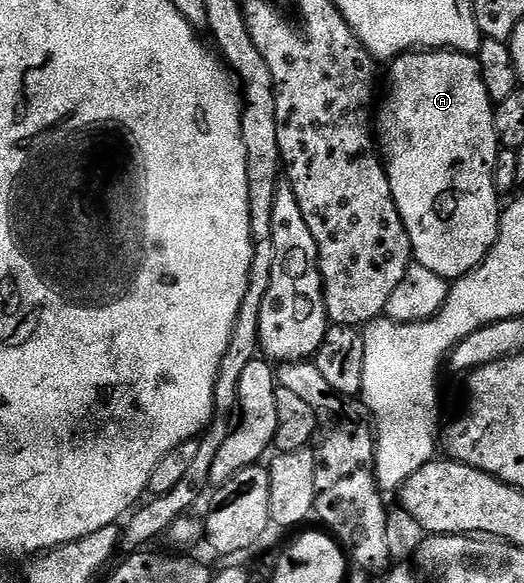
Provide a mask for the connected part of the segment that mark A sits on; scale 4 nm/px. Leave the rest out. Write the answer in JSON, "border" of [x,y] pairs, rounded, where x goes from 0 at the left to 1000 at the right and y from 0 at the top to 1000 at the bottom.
{"border":[[[788,86],[756,98],[746,105],[744,117],[748,117],[748,146],[742,148],[733,173],[729,173],[731,165],[723,173],[721,190],[714,199],[714,226],[721,235],[721,259],[729,269],[733,295],[744,312],[744,333],[752,340],[752,353],[760,353],[760,367],[775,388],[792,451],[811,456],[813,461],[836,470],[847,480],[866,484],[893,467],[901,467],[920,451],[941,425],[948,401],[954,400],[958,350],[952,350],[956,345],[950,341],[950,331],[943,319],[943,278],[956,250],[947,240],[947,225],[943,223],[943,180],[935,161],[927,161],[927,141],[920,141],[916,106],[906,94],[868,86]]]}

